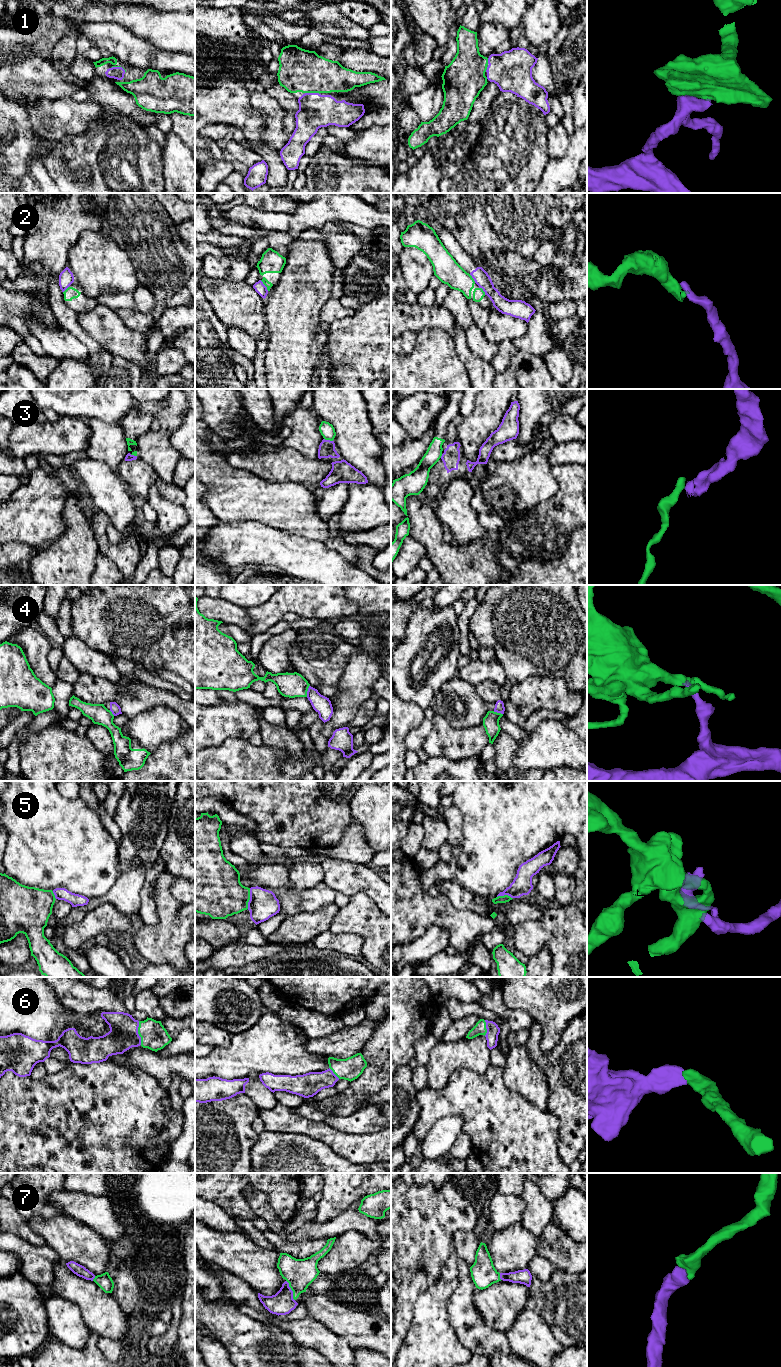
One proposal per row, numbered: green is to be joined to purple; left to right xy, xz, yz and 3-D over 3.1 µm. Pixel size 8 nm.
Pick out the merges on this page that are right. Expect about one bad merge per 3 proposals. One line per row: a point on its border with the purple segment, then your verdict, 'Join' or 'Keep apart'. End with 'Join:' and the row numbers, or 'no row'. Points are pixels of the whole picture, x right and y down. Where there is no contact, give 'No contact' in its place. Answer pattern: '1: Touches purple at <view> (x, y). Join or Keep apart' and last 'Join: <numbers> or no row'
1: Touches purple at xz (312, 93). Join
2: Touches purple at xz (264, 285). Keep apart
3: Touches purple at xz (328, 440). Keep apart
4: Touches purple at xz (307, 691). Keep apart
5: Touches purple at xz (250, 898). Keep apart
6: Touches purple at xy (137, 1033). Join
7: Touches purple at xz (291, 1290). Join
Join: 1, 6, 7

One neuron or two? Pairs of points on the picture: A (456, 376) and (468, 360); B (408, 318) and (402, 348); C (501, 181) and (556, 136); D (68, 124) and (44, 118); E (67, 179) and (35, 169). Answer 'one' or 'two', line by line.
A: two
B: two
C: two
D: one
E: two

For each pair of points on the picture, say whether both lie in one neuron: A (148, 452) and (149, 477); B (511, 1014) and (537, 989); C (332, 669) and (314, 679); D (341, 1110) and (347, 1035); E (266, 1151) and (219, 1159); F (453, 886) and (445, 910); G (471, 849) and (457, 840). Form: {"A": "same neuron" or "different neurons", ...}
{"A": "different neurons", "B": "different neurons", "C": "same neuron", "D": "different neurons", "E": "different neurons", "F": "different neurons", "G": "different neurons"}

